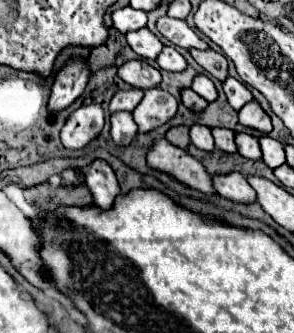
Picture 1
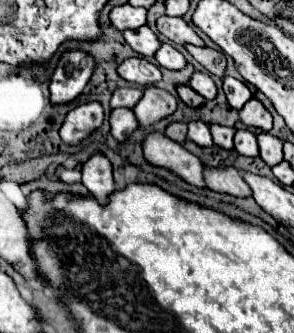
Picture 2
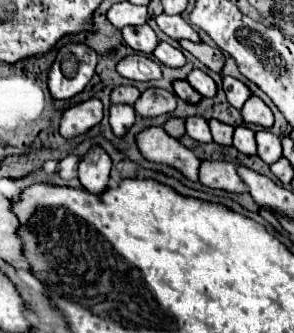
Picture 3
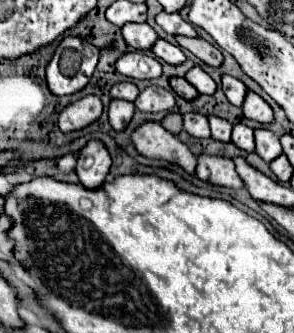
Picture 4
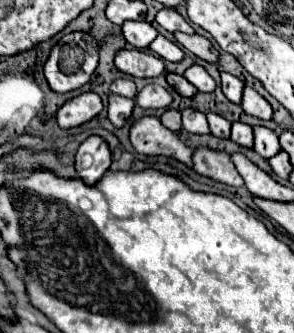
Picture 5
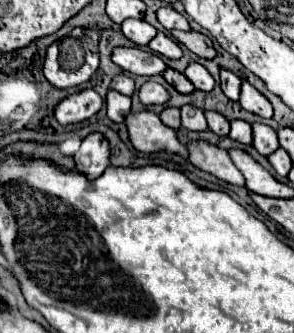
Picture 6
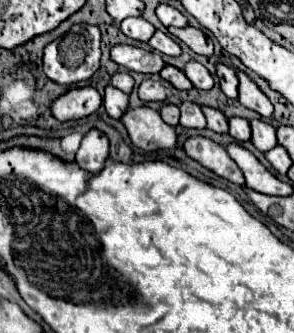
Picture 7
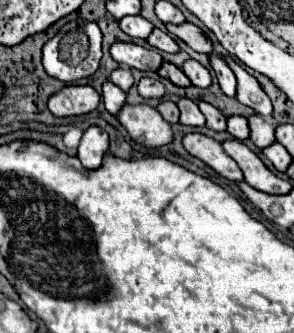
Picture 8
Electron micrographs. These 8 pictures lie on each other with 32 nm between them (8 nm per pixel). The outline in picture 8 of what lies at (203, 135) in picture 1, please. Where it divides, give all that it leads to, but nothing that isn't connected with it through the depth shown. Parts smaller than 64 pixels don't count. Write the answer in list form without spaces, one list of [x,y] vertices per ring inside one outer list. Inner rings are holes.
[[[182,98],[178,102],[178,108],[180,108],[180,124],[184,124],[184,126],[196,126],[196,128],[200,128],[200,126],[206,124],[204,114],[200,112],[200,108],[198,108],[196,102],[192,102],[188,98]]]

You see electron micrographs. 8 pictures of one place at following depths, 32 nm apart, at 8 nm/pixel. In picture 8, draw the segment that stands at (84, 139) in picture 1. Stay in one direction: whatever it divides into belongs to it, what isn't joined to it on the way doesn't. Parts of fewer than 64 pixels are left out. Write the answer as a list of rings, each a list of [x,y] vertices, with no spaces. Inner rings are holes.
[[[66,86],[48,100],[48,108],[56,118],[84,116],[98,108],[100,94],[92,86]]]

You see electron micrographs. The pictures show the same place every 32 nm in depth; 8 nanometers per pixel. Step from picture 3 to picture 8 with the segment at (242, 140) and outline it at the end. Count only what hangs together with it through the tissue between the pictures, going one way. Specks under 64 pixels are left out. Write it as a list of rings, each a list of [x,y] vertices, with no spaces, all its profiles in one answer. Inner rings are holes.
[[[230,116],[228,118],[228,132],[232,134],[232,138],[236,140],[246,140],[250,136],[250,128],[248,128],[248,120],[242,116]]]

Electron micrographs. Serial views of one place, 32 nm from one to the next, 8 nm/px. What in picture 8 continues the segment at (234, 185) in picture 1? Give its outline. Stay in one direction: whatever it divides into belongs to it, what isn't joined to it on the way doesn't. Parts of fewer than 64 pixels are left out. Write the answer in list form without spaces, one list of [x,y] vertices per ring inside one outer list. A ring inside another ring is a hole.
[[[186,134],[184,136],[184,148],[194,158],[202,160],[206,166],[210,166],[216,174],[232,180],[242,182],[242,170],[238,164],[224,152],[222,144],[204,136],[204,134]]]

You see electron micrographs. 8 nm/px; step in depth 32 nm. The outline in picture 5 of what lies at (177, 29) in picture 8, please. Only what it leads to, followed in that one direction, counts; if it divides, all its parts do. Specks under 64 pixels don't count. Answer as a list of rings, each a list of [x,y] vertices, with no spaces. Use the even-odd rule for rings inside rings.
[[[176,32],[174,38],[176,38],[176,42],[178,42],[182,48],[186,48],[188,52],[192,52],[194,56],[198,56],[198,58],[210,62],[210,64],[218,64],[220,52],[218,52],[218,50],[210,44],[210,40],[206,40],[204,36],[198,36],[198,34],[188,36],[188,34]]]

